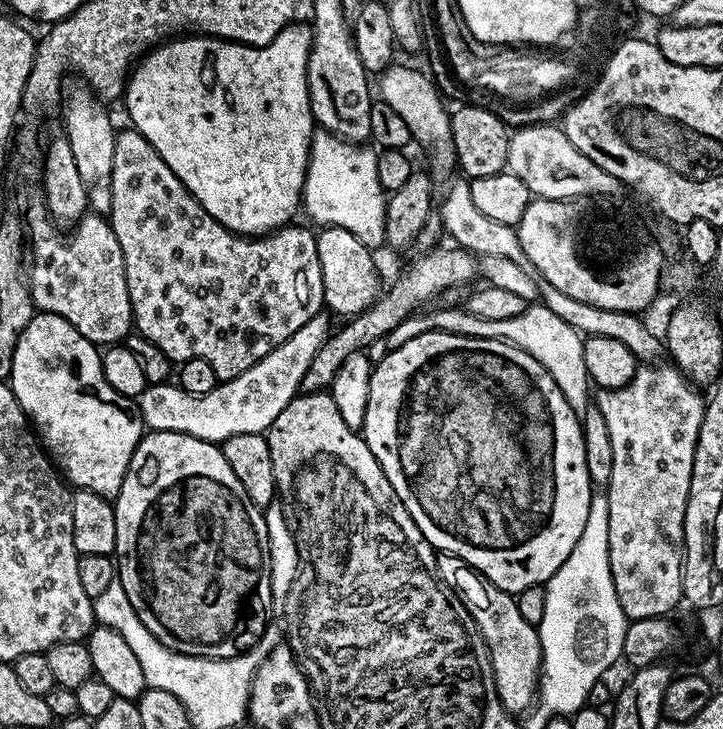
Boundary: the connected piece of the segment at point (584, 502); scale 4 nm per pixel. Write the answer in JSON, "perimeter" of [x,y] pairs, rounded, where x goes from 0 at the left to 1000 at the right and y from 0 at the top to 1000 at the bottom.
{"perimeter":[[[591,455],[578,458],[578,464],[567,464],[567,469],[553,477],[541,479],[516,503],[501,597],[517,628],[523,628],[539,667],[545,667],[545,678],[550,678],[567,711],[573,711],[578,727],[584,727],[586,742],[596,746],[604,759],[640,768],[696,812],[716,815],[729,807],[757,802],[758,794],[775,781],[777,771],[783,771],[788,754],[794,754],[799,738],[805,738],[805,727],[811,727],[822,665],[811,645],[808,594],[802,590],[802,579],[804,572],[788,557],[788,551],[777,546],[777,535],[772,535],[759,510],[712,472],[704,472],[700,466],[674,466],[621,455]]]}

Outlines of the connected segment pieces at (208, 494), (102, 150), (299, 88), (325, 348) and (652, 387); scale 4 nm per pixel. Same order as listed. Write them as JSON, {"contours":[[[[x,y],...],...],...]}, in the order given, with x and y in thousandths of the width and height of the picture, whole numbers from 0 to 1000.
{"contours":[[[[206,591],[194,599],[194,610],[180,628],[180,639],[172,652],[169,672],[158,682],[160,700],[160,754],[158,767],[163,781],[163,794],[180,831],[185,831],[188,846],[224,881],[228,889],[238,889],[259,900],[286,900],[290,905],[311,905],[353,890],[368,866],[373,835],[373,782],[371,781],[371,728],[361,698],[355,697],[337,675],[335,661],[318,645],[308,619],[297,608],[266,599],[260,594]]],[[[126,121],[93,122],[89,148],[89,176],[95,192],[98,210],[102,211],[108,240],[113,244],[113,255],[122,267],[122,285],[133,294],[149,294],[155,289],[152,272],[152,244],[158,233],[158,200],[160,199],[162,177],[155,176],[155,165],[142,141],[130,130]]],[[[400,36],[393,38],[373,58],[361,66],[347,66],[343,60],[328,60],[320,55],[307,55],[284,49],[281,47],[254,47],[248,52],[234,53],[220,63],[209,67],[184,92],[176,111],[169,133],[169,143],[177,147],[177,159],[181,174],[195,181],[213,200],[216,210],[241,233],[241,239],[257,255],[257,261],[274,278],[284,285],[307,310],[313,310],[329,324],[353,326],[369,324],[397,309],[398,302],[408,294],[409,285],[416,284],[420,267],[420,246],[426,237],[426,207],[432,203],[432,182],[434,166],[432,151],[426,145],[426,75],[432,67],[430,37],[409,38]]],[[[635,337],[620,340],[599,339],[588,351],[581,351],[553,379],[553,385],[542,396],[524,405],[503,428],[485,435],[477,450],[463,451],[438,486],[434,487],[433,499],[423,509],[419,523],[419,536],[430,540],[452,534],[467,508],[484,491],[484,486],[503,480],[503,461],[516,461],[517,465],[535,462],[559,438],[577,425],[585,424],[591,412],[602,413],[610,402],[622,395],[640,396],[661,379],[661,357],[653,347]]],[[[902,497],[895,502],[881,503],[880,516],[873,521],[863,532],[833,532],[823,539],[822,553],[827,557],[827,562],[833,562],[833,573],[838,573],[838,590],[844,590],[844,612],[849,612],[849,645],[844,650],[841,663],[838,665],[838,679],[841,682],[841,709],[844,711],[844,787],[846,789],[846,797],[849,798],[849,809],[855,815],[855,826],[860,831],[863,844],[869,846],[870,852],[887,850],[888,848],[905,848],[911,845],[914,848],[925,844],[924,838],[934,831],[935,827],[942,827],[943,813],[946,805],[941,797],[942,790],[946,789],[946,706],[949,705],[949,689],[952,687],[952,679],[954,678],[954,656],[957,654],[957,641],[960,639],[960,617],[963,616],[963,608],[965,606],[965,595],[968,594],[968,586],[971,584],[971,573],[974,572],[974,556],[976,553],[975,545],[967,543],[964,534],[959,531],[953,521],[941,512],[941,506],[928,497]]]]}

